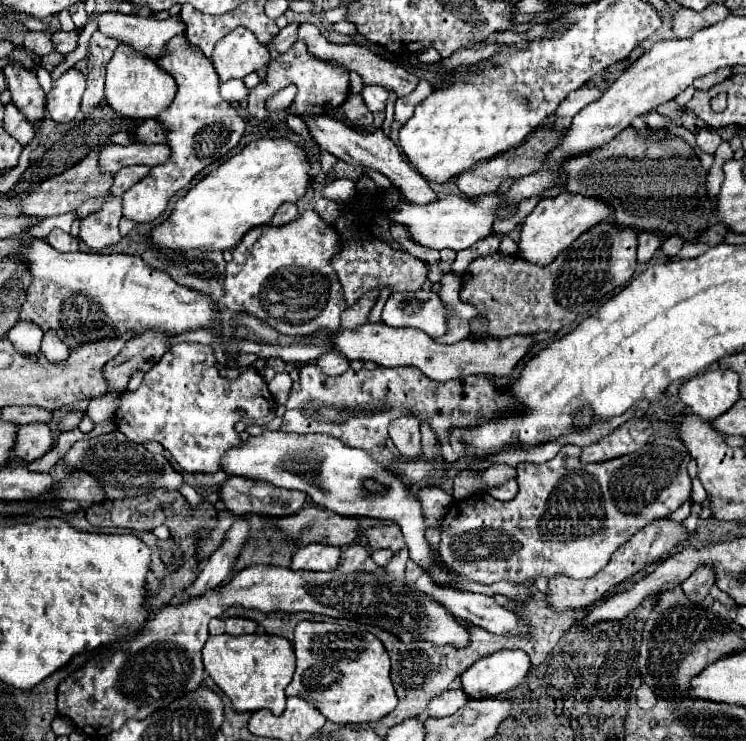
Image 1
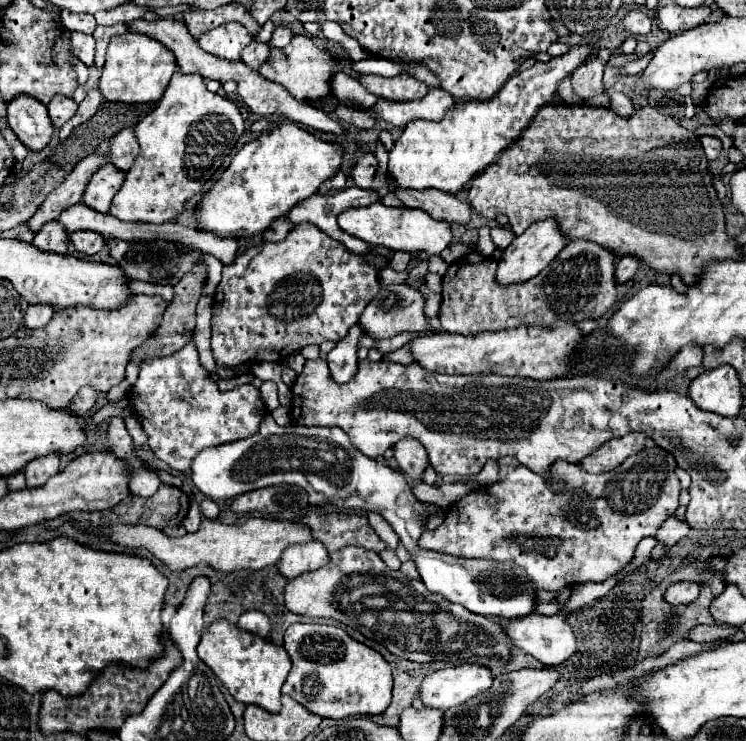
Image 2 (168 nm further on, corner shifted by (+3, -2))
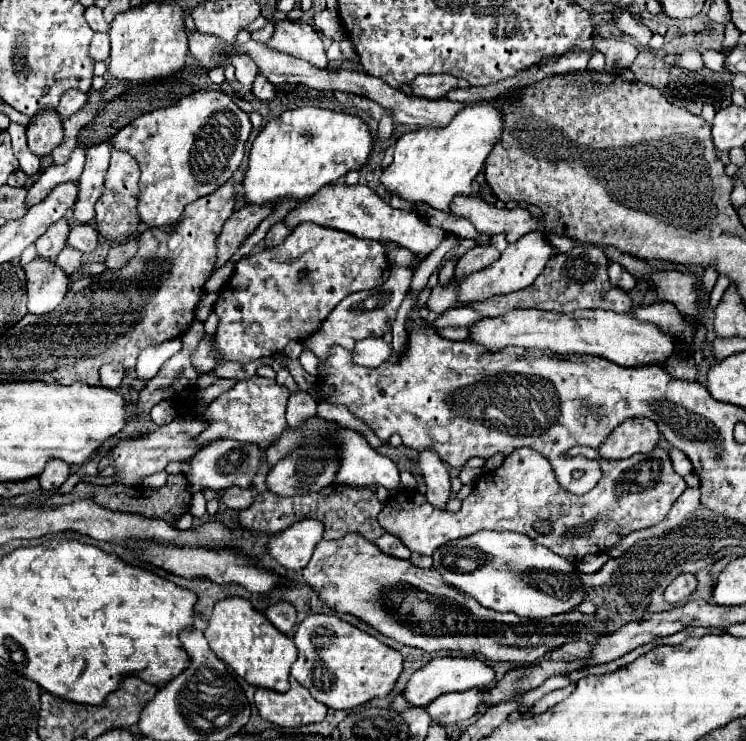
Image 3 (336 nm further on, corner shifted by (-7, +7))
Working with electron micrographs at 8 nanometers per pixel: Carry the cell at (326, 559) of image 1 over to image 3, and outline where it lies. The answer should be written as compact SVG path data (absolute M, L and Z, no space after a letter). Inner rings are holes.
M304 519L272 537L268 551L272 559L276 559L284 569L302 571L308 565L322 537L324 537L324 523L316 519Z

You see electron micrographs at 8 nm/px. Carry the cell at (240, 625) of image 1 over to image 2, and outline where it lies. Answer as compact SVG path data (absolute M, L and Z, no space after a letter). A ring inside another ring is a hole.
M248 610L248 612L244 612L240 616L238 628L266 638L268 632L270 632L270 618L264 612L260 612L260 610Z

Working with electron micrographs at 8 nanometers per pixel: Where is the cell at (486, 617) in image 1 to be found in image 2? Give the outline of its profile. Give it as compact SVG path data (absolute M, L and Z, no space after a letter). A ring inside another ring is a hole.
M558 612L554 616L544 616L544 614L530 614L530 618L514 618L510 622L506 620L498 620L506 634L510 636L510 640L516 644L516 648L520 648L522 652L534 656L536 660L540 660L544 666L558 666L562 662L566 662L572 654L574 654L574 632L570 628L570 624L566 622L566 612Z

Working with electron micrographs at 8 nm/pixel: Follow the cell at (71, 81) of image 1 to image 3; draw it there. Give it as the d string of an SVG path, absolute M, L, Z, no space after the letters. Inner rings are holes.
M68 89L68 91L62 95L60 105L56 107L56 111L62 115L62 119L68 119L70 115L74 115L76 111L80 111L80 109L84 107L86 99L88 99L88 97L86 97L82 91L78 91L78 89Z

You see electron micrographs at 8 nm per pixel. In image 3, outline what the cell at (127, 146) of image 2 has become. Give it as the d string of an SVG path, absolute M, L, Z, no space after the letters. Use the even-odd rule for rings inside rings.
M112 149L110 169L106 175L106 193L96 203L96 229L102 237L110 241L126 241L138 229L140 217L136 213L136 197L138 197L138 181L140 181L140 167L130 153L124 149Z

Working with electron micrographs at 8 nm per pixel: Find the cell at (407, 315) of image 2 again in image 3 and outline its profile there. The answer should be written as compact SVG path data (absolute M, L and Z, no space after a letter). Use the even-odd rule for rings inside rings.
M392 267L392 273L386 279L386 283L382 283L376 289L368 289L368 291L348 295L328 315L328 319L322 323L322 327L314 335L310 335L304 343L310 347L310 351L318 359L324 359L332 345L342 345L344 349L352 349L354 341L358 341L358 339L382 337L384 333L388 333L392 329L392 323L396 321L398 309L400 309L404 297L408 295L410 281L412 281L412 269L408 269L408 267Z

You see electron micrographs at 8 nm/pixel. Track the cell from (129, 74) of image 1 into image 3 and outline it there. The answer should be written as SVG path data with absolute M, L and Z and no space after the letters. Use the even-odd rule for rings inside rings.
M144 3L142 7L132 7L130 11L116 15L110 25L110 43L112 43L110 75L126 83L148 83L182 71L188 59L188 37L184 29L186 27L184 27L182 9L176 3Z

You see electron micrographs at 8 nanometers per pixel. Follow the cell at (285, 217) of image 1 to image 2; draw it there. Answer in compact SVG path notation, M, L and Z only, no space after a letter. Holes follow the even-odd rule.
M278 218L262 236L264 236L264 240L266 242L278 242L278 240L284 240L286 238L286 234L290 232L290 224L288 224L288 220L286 218Z

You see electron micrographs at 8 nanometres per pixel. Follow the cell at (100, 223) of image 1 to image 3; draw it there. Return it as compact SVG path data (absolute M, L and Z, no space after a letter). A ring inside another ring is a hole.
M78 223L70 229L70 237L68 237L68 245L82 251L82 253L90 253L96 249L100 241L100 235L96 231L94 225L90 223Z

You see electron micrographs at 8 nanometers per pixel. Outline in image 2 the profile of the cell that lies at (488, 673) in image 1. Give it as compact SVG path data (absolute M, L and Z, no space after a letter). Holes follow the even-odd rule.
M460 664L444 670L436 670L422 680L418 698L428 708L448 710L464 704L468 698L482 690L488 690L492 674L478 664Z

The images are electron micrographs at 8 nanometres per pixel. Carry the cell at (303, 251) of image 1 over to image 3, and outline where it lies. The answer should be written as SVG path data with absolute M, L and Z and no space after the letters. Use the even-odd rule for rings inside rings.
M300 223L292 229L282 245L266 247L254 255L246 255L236 263L236 269L220 291L220 297L214 305L218 315L216 343L222 355L228 361L250 363L258 357L270 357L284 351L290 341L304 341L324 323L324 317L350 293L374 289L388 279L390 263L378 241L364 241L352 237L350 233L340 233L338 229L324 229L322 225Z

